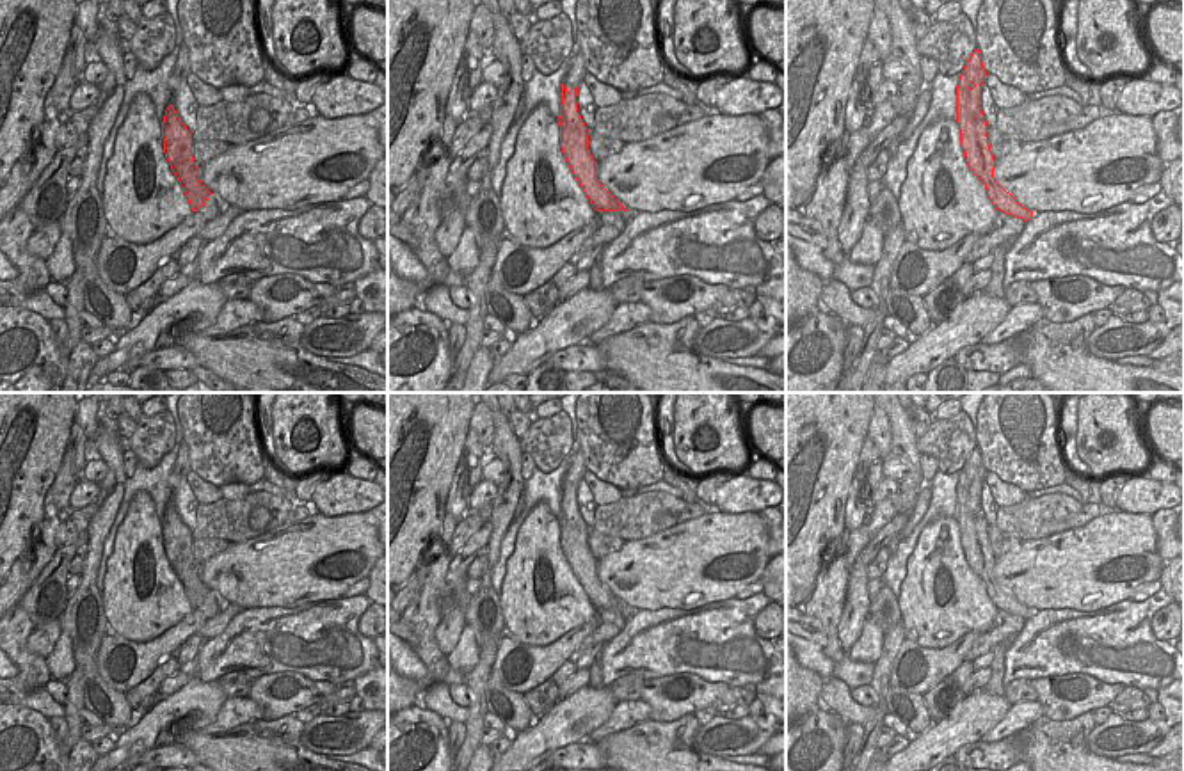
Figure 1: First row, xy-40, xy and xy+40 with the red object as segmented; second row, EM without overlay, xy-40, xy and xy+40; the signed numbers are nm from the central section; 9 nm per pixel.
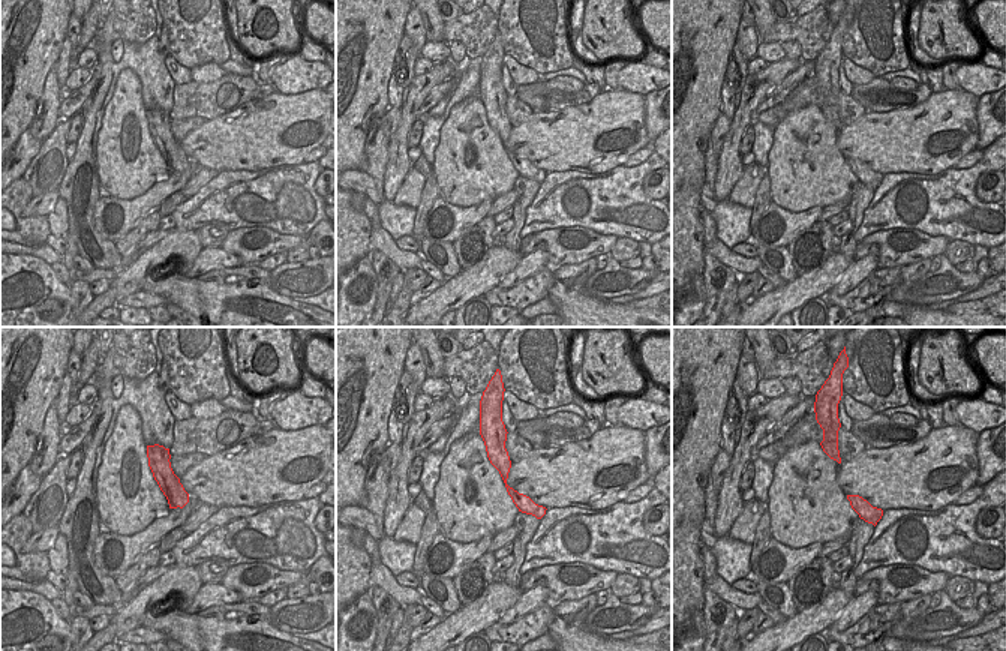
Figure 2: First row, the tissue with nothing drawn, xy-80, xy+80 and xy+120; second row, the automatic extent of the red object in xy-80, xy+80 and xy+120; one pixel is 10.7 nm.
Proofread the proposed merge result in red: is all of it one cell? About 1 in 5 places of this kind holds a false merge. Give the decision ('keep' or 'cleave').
keep

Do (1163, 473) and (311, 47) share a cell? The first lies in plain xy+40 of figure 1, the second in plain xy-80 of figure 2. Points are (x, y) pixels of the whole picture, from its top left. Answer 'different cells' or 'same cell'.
same cell

